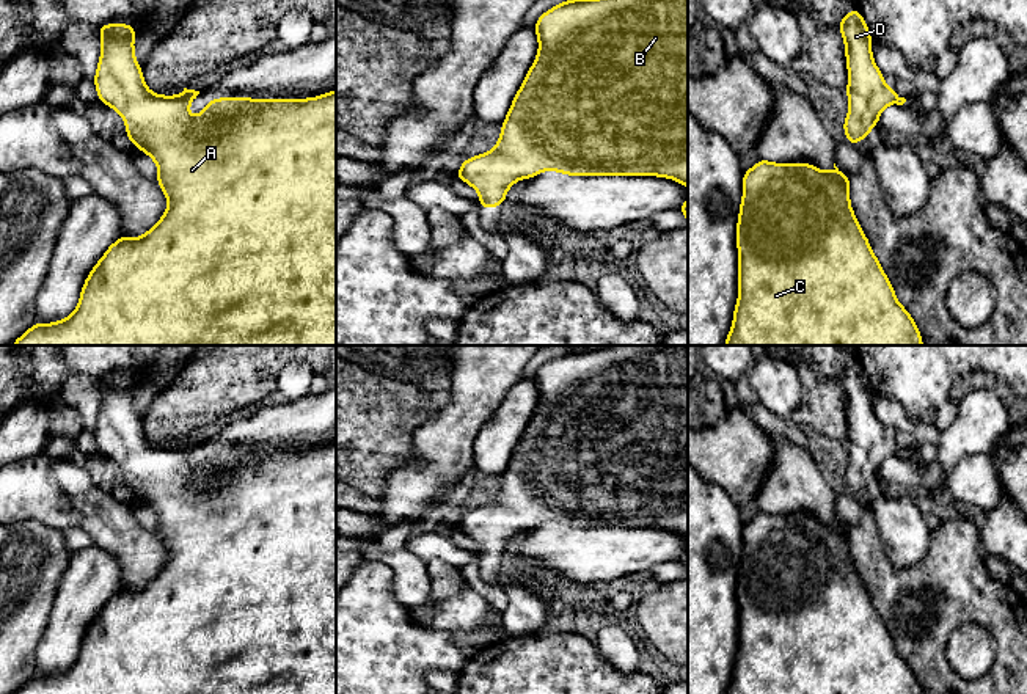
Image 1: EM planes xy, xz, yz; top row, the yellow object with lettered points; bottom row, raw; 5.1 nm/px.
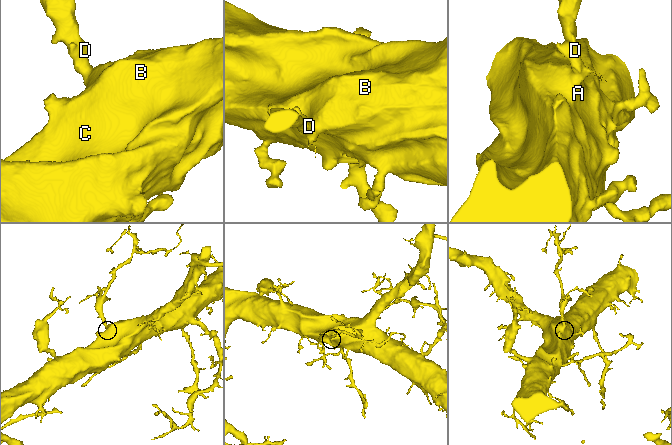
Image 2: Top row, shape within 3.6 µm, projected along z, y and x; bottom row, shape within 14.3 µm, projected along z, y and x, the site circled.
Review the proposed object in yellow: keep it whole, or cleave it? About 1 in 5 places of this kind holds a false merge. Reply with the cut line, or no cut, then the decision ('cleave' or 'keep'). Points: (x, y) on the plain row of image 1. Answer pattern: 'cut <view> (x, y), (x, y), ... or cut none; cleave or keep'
cut none; keep

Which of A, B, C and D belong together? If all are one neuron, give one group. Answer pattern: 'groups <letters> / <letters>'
groups A B C D

